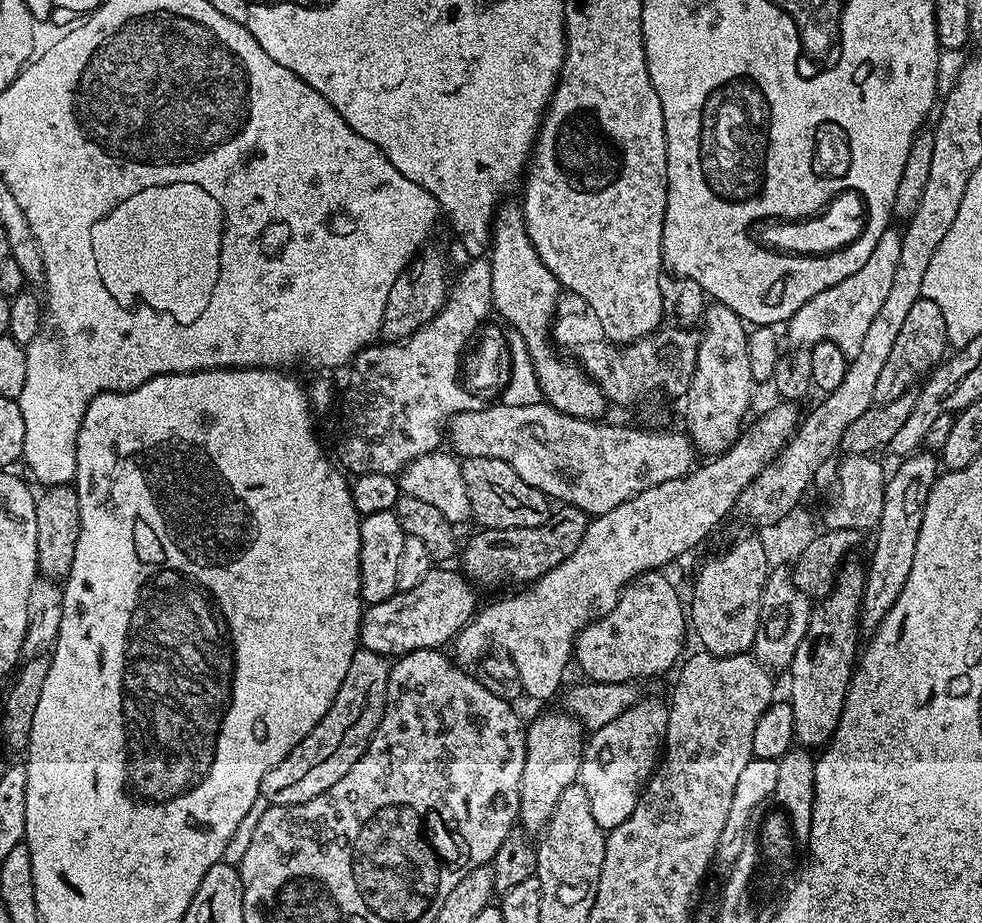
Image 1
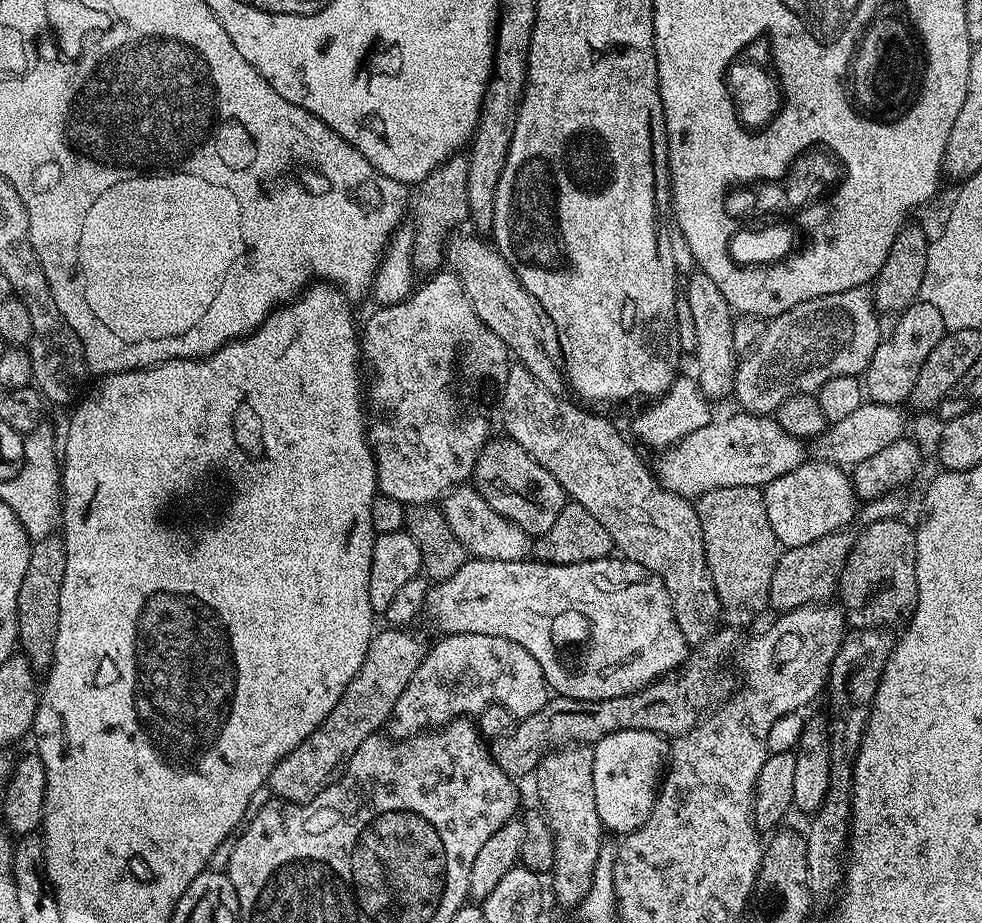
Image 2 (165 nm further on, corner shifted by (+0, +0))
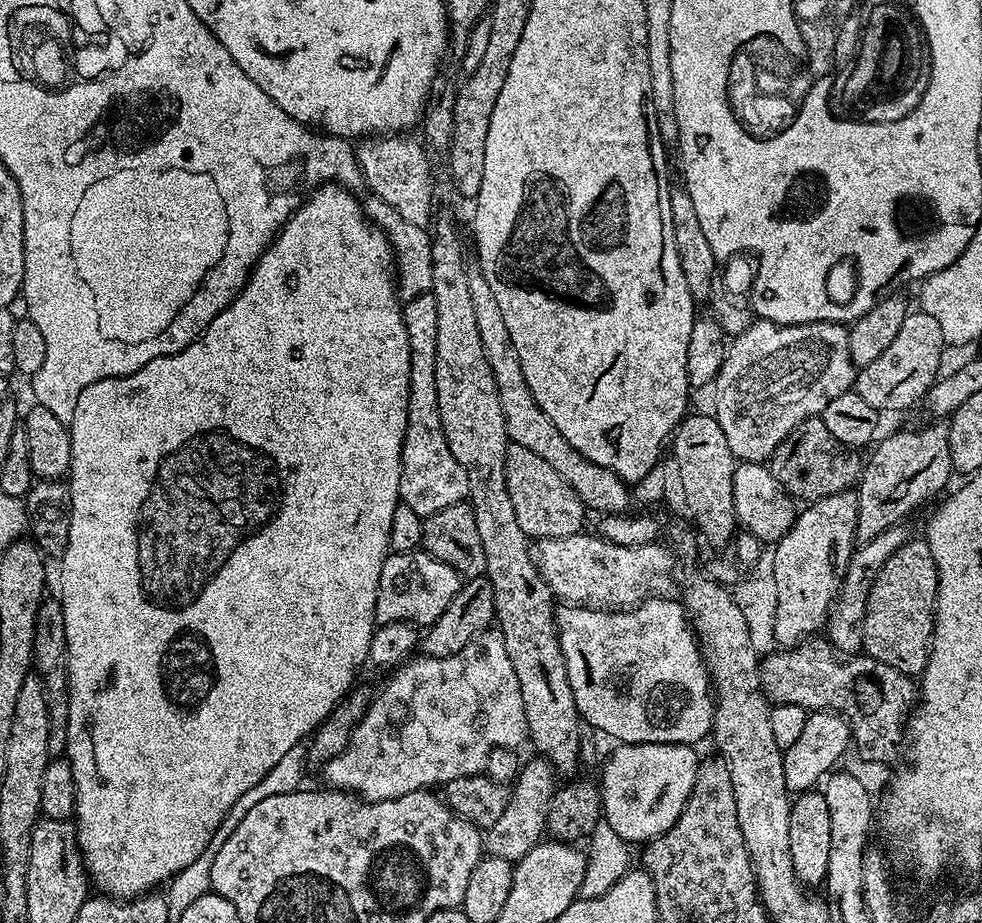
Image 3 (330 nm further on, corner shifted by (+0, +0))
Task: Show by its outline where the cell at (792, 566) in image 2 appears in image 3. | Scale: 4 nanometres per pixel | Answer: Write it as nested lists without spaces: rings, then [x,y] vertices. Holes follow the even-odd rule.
[[[940,422],[932,423],[936,424],[892,432],[871,449],[872,457],[869,460],[867,457],[866,467],[858,481],[860,505],[856,539],[860,544],[878,538],[882,530],[907,521],[907,516],[915,508],[922,507],[931,496],[939,497],[948,479],[954,476],[947,427]]]

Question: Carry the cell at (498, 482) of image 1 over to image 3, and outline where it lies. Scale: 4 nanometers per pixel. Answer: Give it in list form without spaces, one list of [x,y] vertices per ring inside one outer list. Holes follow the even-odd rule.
[[[509,443],[506,454],[506,490],[510,490],[510,503],[514,506],[514,515],[518,518],[518,526],[530,538],[549,540],[550,538],[566,538],[585,527],[584,503],[578,494],[564,481],[562,474],[538,458],[526,446]]]

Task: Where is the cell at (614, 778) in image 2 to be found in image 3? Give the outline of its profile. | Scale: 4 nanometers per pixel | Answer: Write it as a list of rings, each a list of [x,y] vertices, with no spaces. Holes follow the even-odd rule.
[[[620,744],[608,756],[604,769],[600,772],[598,787],[602,805],[602,819],[610,824],[614,833],[624,841],[633,845],[661,836],[674,822],[678,822],[678,814],[686,806],[690,798],[690,790],[694,790],[696,771],[700,769],[701,757],[696,757],[697,749],[690,744]]]

